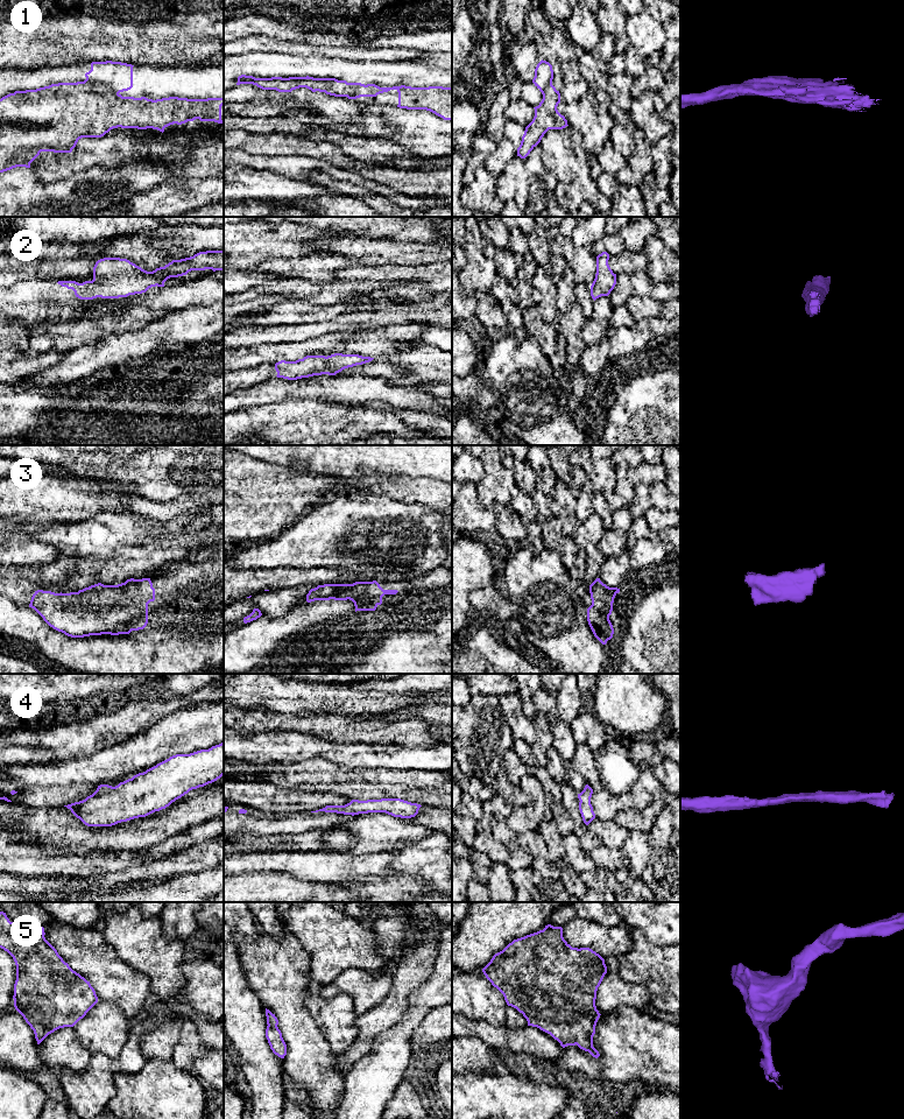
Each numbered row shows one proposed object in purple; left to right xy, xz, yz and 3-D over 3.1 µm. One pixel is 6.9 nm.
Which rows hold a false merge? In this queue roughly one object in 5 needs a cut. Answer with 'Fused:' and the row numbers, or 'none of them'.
Fused: none of them

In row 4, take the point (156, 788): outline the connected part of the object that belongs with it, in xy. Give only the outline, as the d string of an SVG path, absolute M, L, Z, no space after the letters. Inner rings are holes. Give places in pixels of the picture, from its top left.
M224 743L190 754L176 754L118 786L98 786L85 800L66 807L87 826L112 826L139 817L146 817L169 807L192 789L204 787L224 775Z

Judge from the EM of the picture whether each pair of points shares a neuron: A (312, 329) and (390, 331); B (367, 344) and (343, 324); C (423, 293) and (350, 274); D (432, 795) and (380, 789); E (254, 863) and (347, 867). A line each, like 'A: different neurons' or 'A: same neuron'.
A: different neurons
B: different neurons
C: different neurons
D: same neuron
E: same neuron

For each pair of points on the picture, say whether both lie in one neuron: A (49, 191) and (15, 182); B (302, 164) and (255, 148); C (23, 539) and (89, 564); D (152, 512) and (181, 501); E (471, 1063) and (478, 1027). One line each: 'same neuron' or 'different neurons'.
A: same neuron
B: different neurons
C: different neurons
D: same neuron
E: different neurons

